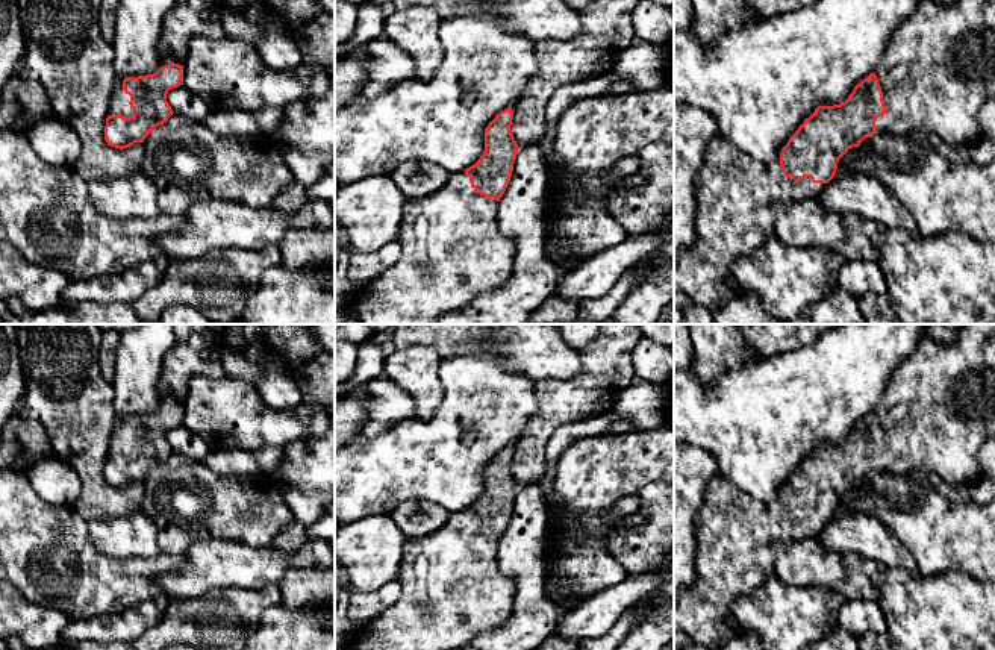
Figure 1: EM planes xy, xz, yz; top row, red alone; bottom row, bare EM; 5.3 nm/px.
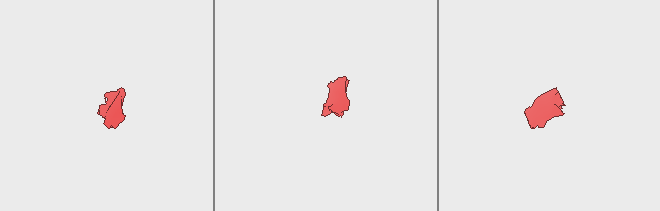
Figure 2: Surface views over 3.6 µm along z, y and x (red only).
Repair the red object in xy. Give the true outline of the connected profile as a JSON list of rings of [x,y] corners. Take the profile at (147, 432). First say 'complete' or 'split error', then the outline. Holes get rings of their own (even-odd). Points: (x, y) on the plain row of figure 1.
split error; [[[162,395],[153,414],[115,420],[104,465],[104,480],[115,488],[144,482],[145,476],[174,453],[167,433],[183,424],[183,402]]]

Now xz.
split error; [[[512,447],[497,453],[485,468],[485,491],[474,505],[465,511],[451,512],[447,523],[435,532],[407,538],[397,577],[401,594],[362,633],[353,636],[351,642],[356,650],[460,650],[480,633],[491,632],[509,620],[516,588],[515,582],[500,571],[497,555],[498,541],[509,524],[519,489],[510,470],[512,459]]]

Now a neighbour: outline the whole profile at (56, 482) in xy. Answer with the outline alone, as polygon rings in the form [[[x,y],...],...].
[[[58,458],[39,461],[26,474],[32,488],[50,505],[73,506],[80,495],[80,477]]]

